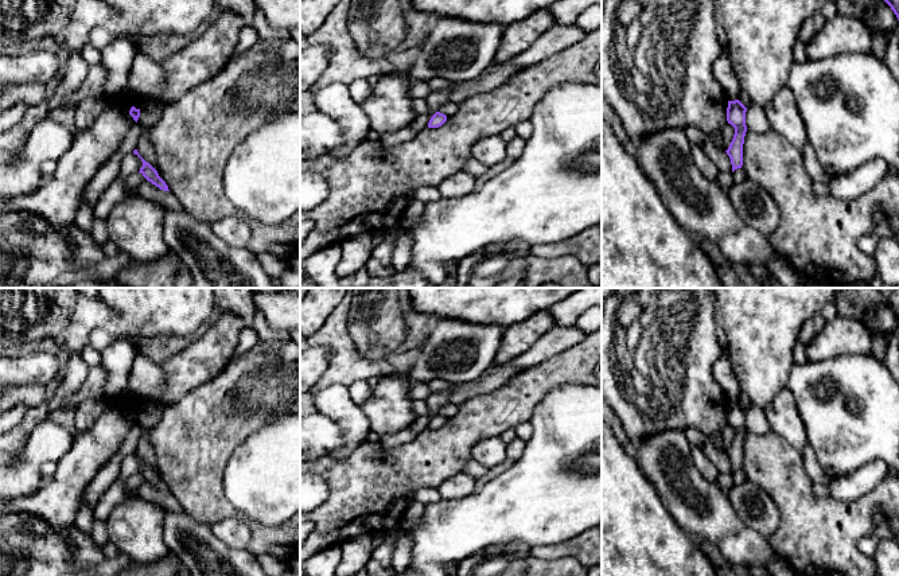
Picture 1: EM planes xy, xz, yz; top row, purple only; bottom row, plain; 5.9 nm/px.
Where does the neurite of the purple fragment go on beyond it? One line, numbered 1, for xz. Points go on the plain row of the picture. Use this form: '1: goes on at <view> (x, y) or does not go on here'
1: does not go on here

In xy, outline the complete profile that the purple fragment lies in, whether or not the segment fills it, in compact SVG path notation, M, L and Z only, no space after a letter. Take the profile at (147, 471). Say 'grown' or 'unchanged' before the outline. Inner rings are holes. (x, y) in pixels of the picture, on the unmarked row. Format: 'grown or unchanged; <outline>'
unchanged; M137 451L133 452L135 456L137 456L141 463L143 463L143 468L140 470L140 475L152 486L155 486L156 489L159 489L160 491L164 493L170 493L168 487L166 486L166 483L159 478L157 472L149 466L147 464L137 454Z

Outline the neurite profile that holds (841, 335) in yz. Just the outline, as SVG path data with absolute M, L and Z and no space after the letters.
M836 316L806 346L806 358L818 362L838 355L869 355L871 335L857 320Z

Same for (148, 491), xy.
M148 482L141 484L141 487L137 491L137 495L151 502L155 502L174 513L184 511L182 505L170 493L160 491L159 489L156 489Z

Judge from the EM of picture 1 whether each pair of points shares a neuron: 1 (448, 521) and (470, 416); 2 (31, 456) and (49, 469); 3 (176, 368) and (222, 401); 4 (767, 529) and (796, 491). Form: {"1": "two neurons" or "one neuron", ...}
{"1": "two neurons", "2": "two neurons", "3": "two neurons", "4": "two neurons"}

